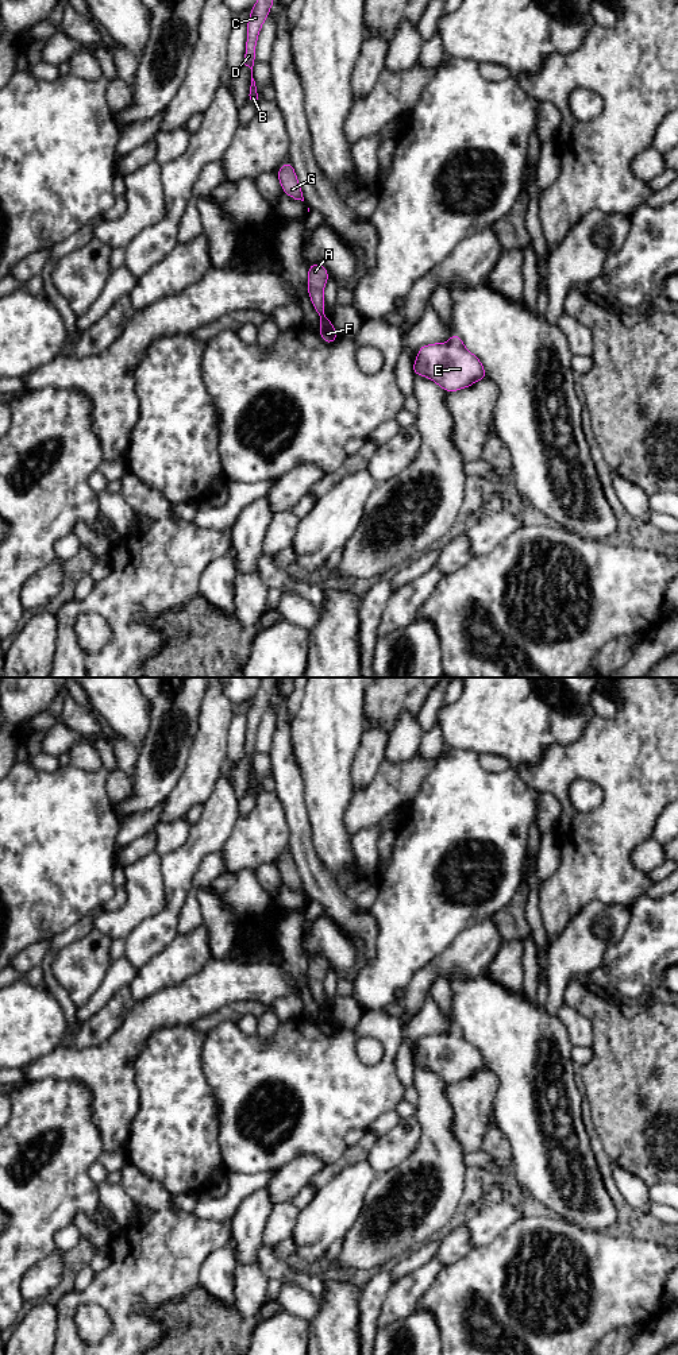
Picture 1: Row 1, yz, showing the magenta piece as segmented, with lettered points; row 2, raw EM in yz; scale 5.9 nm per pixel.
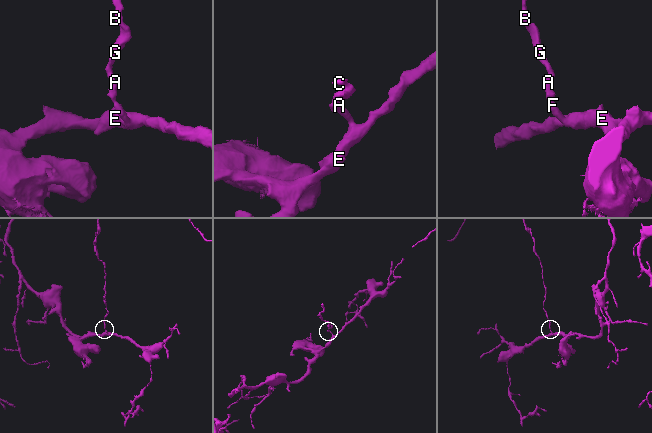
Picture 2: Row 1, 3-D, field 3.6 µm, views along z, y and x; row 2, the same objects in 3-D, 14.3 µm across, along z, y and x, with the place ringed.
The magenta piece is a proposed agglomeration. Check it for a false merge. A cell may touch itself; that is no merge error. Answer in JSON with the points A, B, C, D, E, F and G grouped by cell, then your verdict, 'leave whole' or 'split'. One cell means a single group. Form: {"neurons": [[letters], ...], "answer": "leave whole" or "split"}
{"neurons": [["A", "B", "C", "D", "G"], ["E", "F"]], "answer": "split"}

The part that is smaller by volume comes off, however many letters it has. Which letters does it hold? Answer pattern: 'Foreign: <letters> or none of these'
Foreign: A, B, C, D, G

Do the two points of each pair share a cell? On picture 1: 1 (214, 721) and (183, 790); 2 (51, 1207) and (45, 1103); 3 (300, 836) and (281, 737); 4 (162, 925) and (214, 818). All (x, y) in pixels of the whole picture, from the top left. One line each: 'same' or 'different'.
1: same
2: same
3: same
4: same

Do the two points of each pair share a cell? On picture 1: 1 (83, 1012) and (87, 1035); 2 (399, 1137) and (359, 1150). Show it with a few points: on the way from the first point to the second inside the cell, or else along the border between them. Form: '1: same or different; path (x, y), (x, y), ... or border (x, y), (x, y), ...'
1: different; border (108, 1000), (81, 1025)
2: different; border (378, 1137), (366, 1158)

